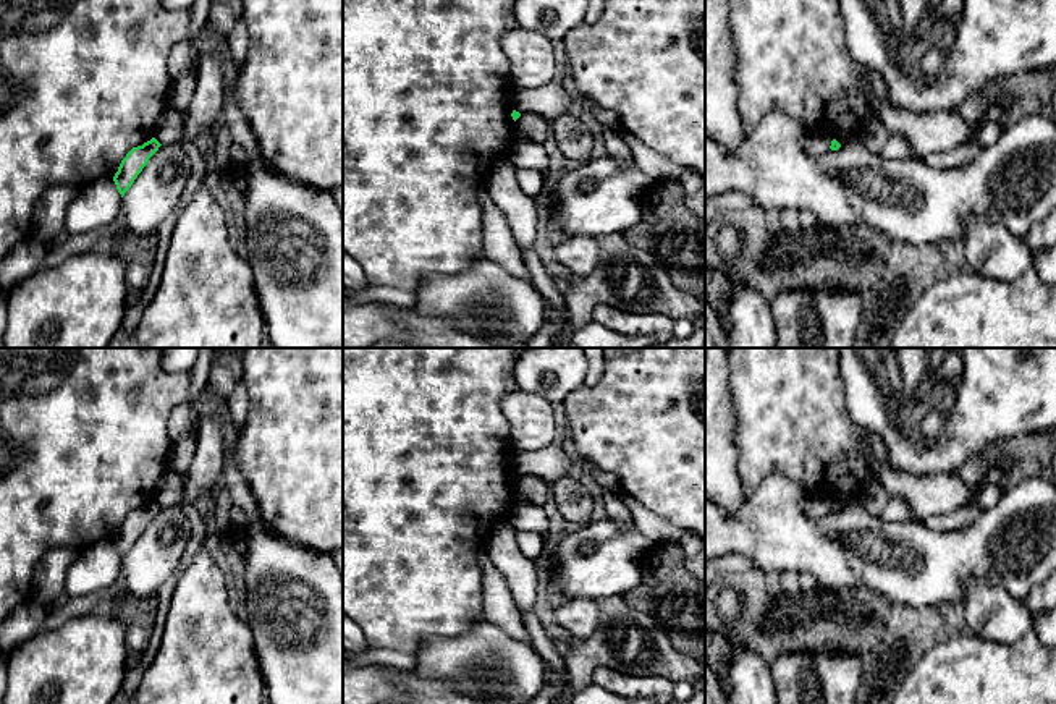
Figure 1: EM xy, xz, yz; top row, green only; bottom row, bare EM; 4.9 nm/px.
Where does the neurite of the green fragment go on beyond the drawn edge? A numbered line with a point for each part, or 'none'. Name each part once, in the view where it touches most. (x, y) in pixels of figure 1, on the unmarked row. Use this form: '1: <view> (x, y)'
none

